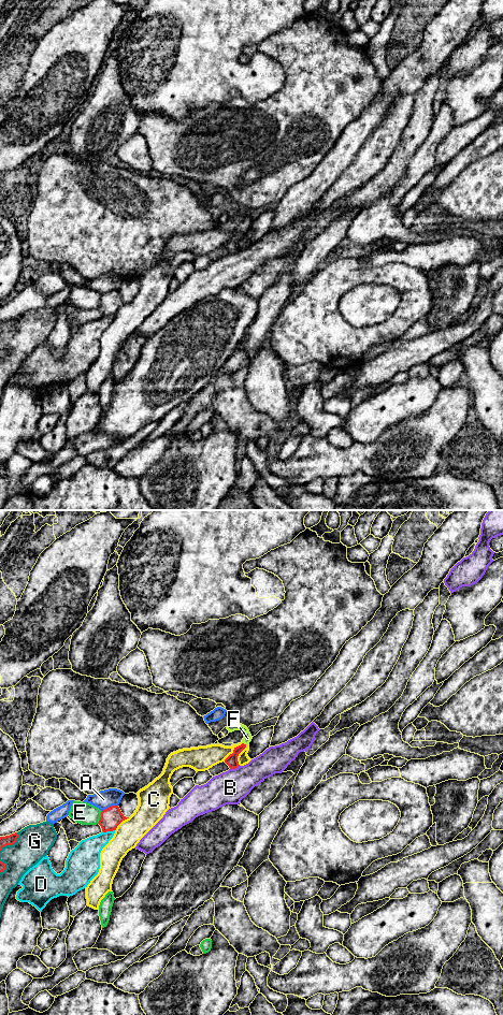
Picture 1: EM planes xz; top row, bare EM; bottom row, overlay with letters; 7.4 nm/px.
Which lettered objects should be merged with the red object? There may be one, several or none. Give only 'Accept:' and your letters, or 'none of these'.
Accept: F

